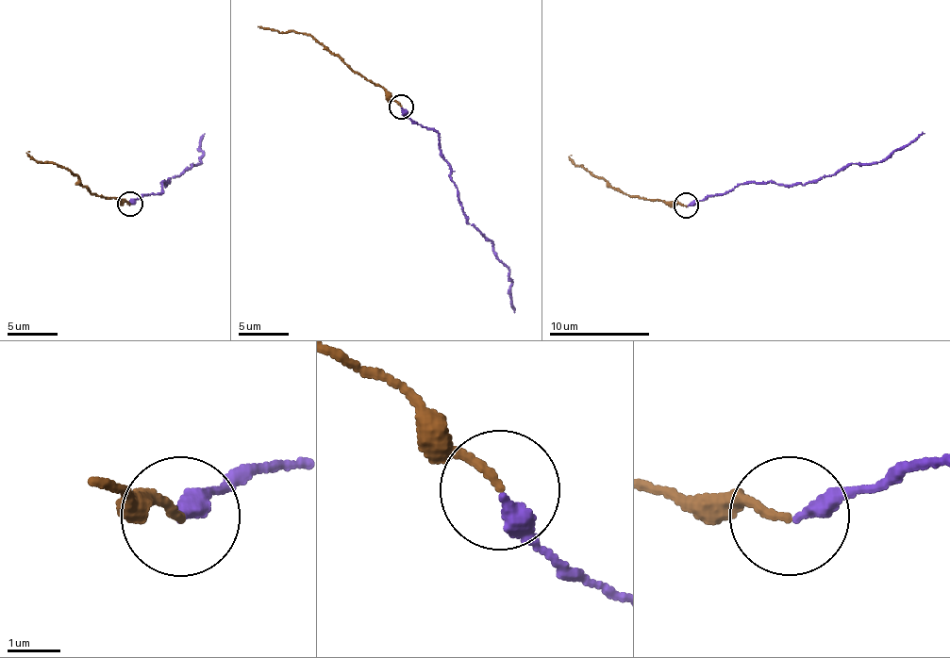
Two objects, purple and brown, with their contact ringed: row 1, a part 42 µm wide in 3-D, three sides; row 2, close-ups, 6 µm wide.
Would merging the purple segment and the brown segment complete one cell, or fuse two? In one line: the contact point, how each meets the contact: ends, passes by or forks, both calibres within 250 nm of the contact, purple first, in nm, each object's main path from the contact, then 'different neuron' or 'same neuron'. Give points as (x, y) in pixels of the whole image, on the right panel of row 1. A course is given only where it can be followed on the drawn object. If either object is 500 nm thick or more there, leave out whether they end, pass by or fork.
at (686, 205); purple ends there; brown ends there; 320 nm thick on the purple side, 140 nm on the other; purple runs (688, 205), (724, 193), (741, 183), (813, 183), (850, 163), (876, 162), (924, 133); brown runs (685, 205), (627, 196), (575, 164), (572, 155); same neuron

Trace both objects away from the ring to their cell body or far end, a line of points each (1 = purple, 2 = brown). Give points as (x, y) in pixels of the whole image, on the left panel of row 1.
1: (128, 205), (139, 197), (161, 192), (164, 182), (167, 183), (190, 163), (200, 164), (197, 146), (203, 134)
2: (129, 205), (90, 194), (69, 171), (35, 160), (28, 151)

